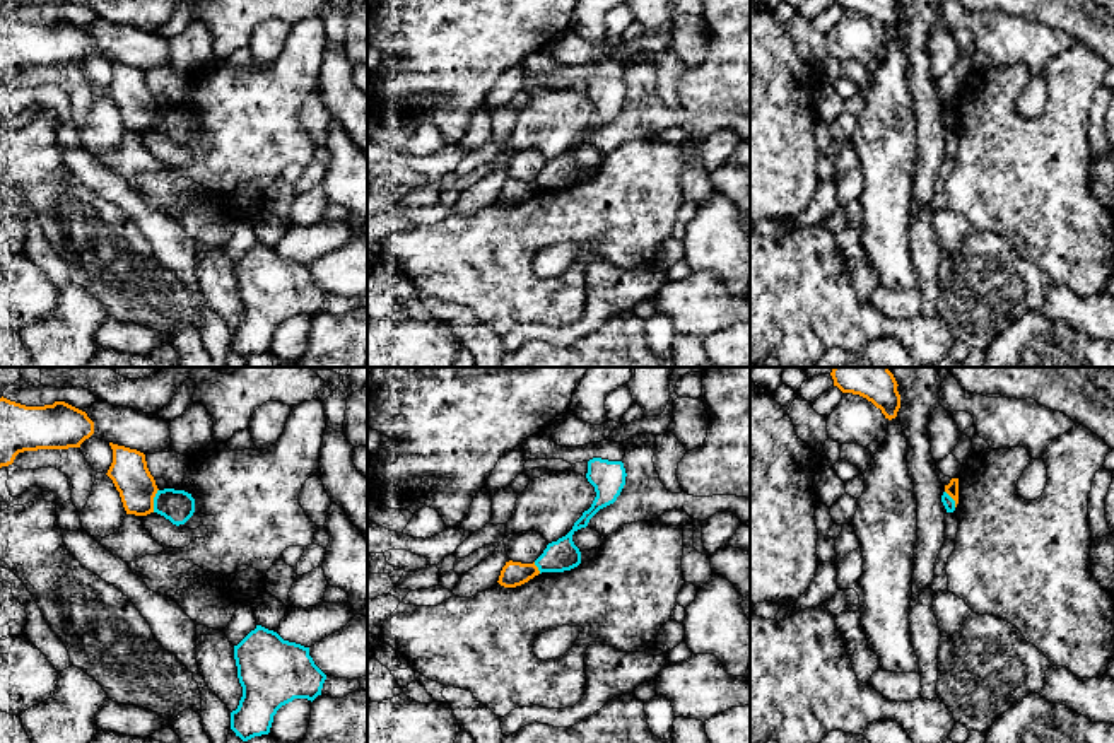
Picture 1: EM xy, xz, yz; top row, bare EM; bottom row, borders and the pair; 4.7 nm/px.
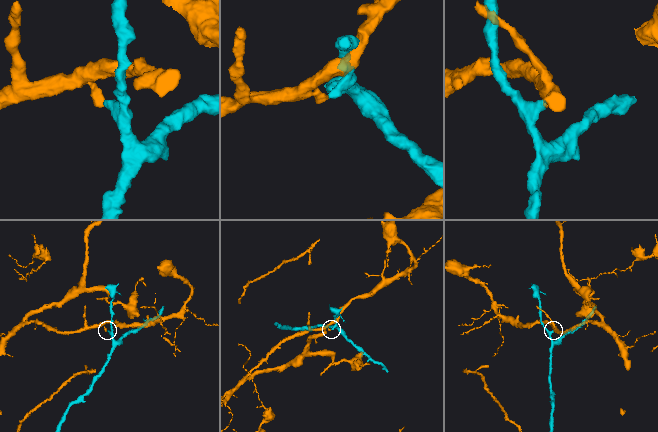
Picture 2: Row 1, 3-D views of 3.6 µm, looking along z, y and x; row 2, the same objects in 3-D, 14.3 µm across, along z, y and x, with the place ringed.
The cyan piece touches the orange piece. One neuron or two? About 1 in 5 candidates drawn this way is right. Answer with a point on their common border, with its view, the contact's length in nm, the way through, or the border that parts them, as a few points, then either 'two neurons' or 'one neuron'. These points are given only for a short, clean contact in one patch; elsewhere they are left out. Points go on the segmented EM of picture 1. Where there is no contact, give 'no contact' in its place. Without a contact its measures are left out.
xy (154, 501) | 110 nm | two neurons

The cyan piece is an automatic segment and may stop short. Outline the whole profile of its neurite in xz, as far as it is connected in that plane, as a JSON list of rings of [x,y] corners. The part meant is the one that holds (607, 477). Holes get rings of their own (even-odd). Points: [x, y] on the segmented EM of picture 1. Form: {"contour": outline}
{"contour": [[[593,458],[588,461],[588,482],[595,487],[596,497],[588,511],[574,523],[572,529],[547,545],[543,553],[535,560],[542,572],[564,572],[581,564],[581,552],[572,541],[572,535],[586,528],[589,519],[603,507],[613,504],[625,485],[625,468],[622,461]]]}

